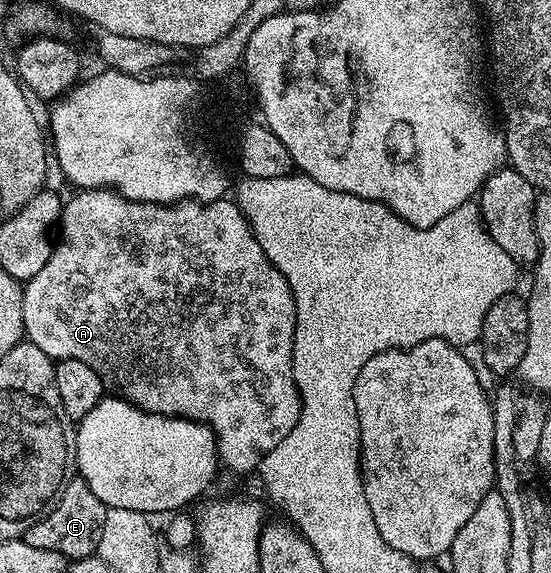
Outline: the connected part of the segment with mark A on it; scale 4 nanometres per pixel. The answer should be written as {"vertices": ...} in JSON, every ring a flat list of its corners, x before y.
{"vertices":[[103,187,80,189,72,200,65,202,58,224,58,238,52,248,50,261,32,279,23,284,22,317,27,342,38,345,53,361,73,359,82,361,98,373,105,388,140,410,162,416,176,416,204,423,216,437,219,462,232,471,252,471,294,429,300,416,300,394,292,380,292,346,296,328,296,306,290,285,273,263,268,261,262,245,254,237,246,217,231,198,213,203,185,201,165,205,162,203,135,203,124,199,117,191]]}

